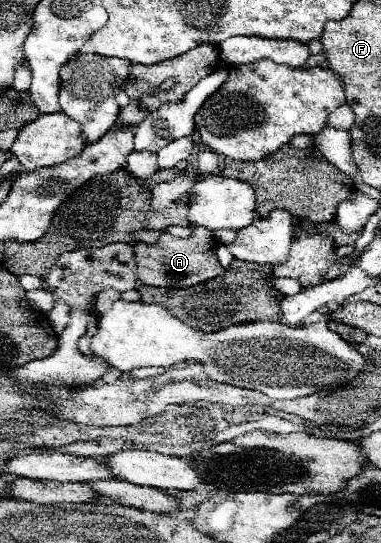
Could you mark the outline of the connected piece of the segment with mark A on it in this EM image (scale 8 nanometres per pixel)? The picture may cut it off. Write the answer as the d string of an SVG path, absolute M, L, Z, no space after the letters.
M193 228L191 238L175 238L169 232L163 232L155 244L135 244L135 260L137 260L137 278L147 286L163 286L163 288L189 288L211 278L219 278L225 274L223 266L217 258L219 242L213 238L213 232L207 228Z

